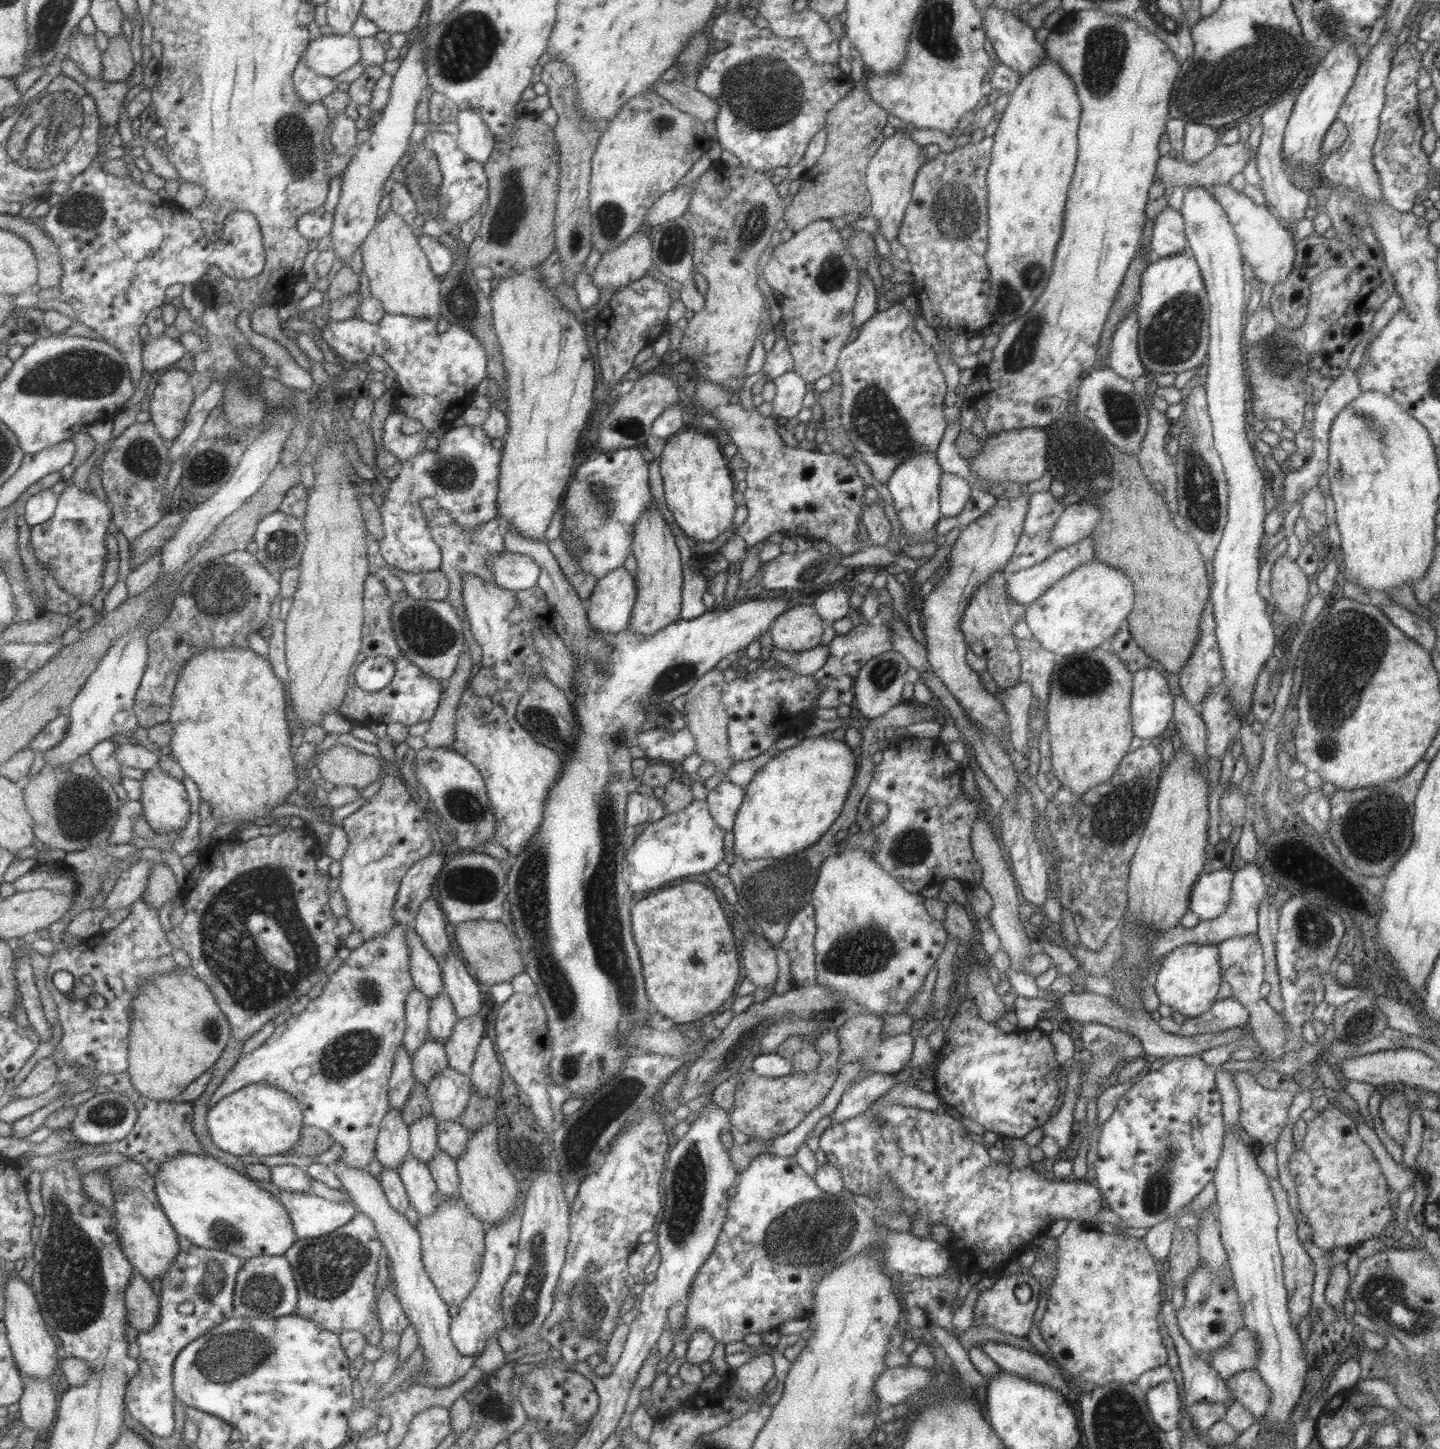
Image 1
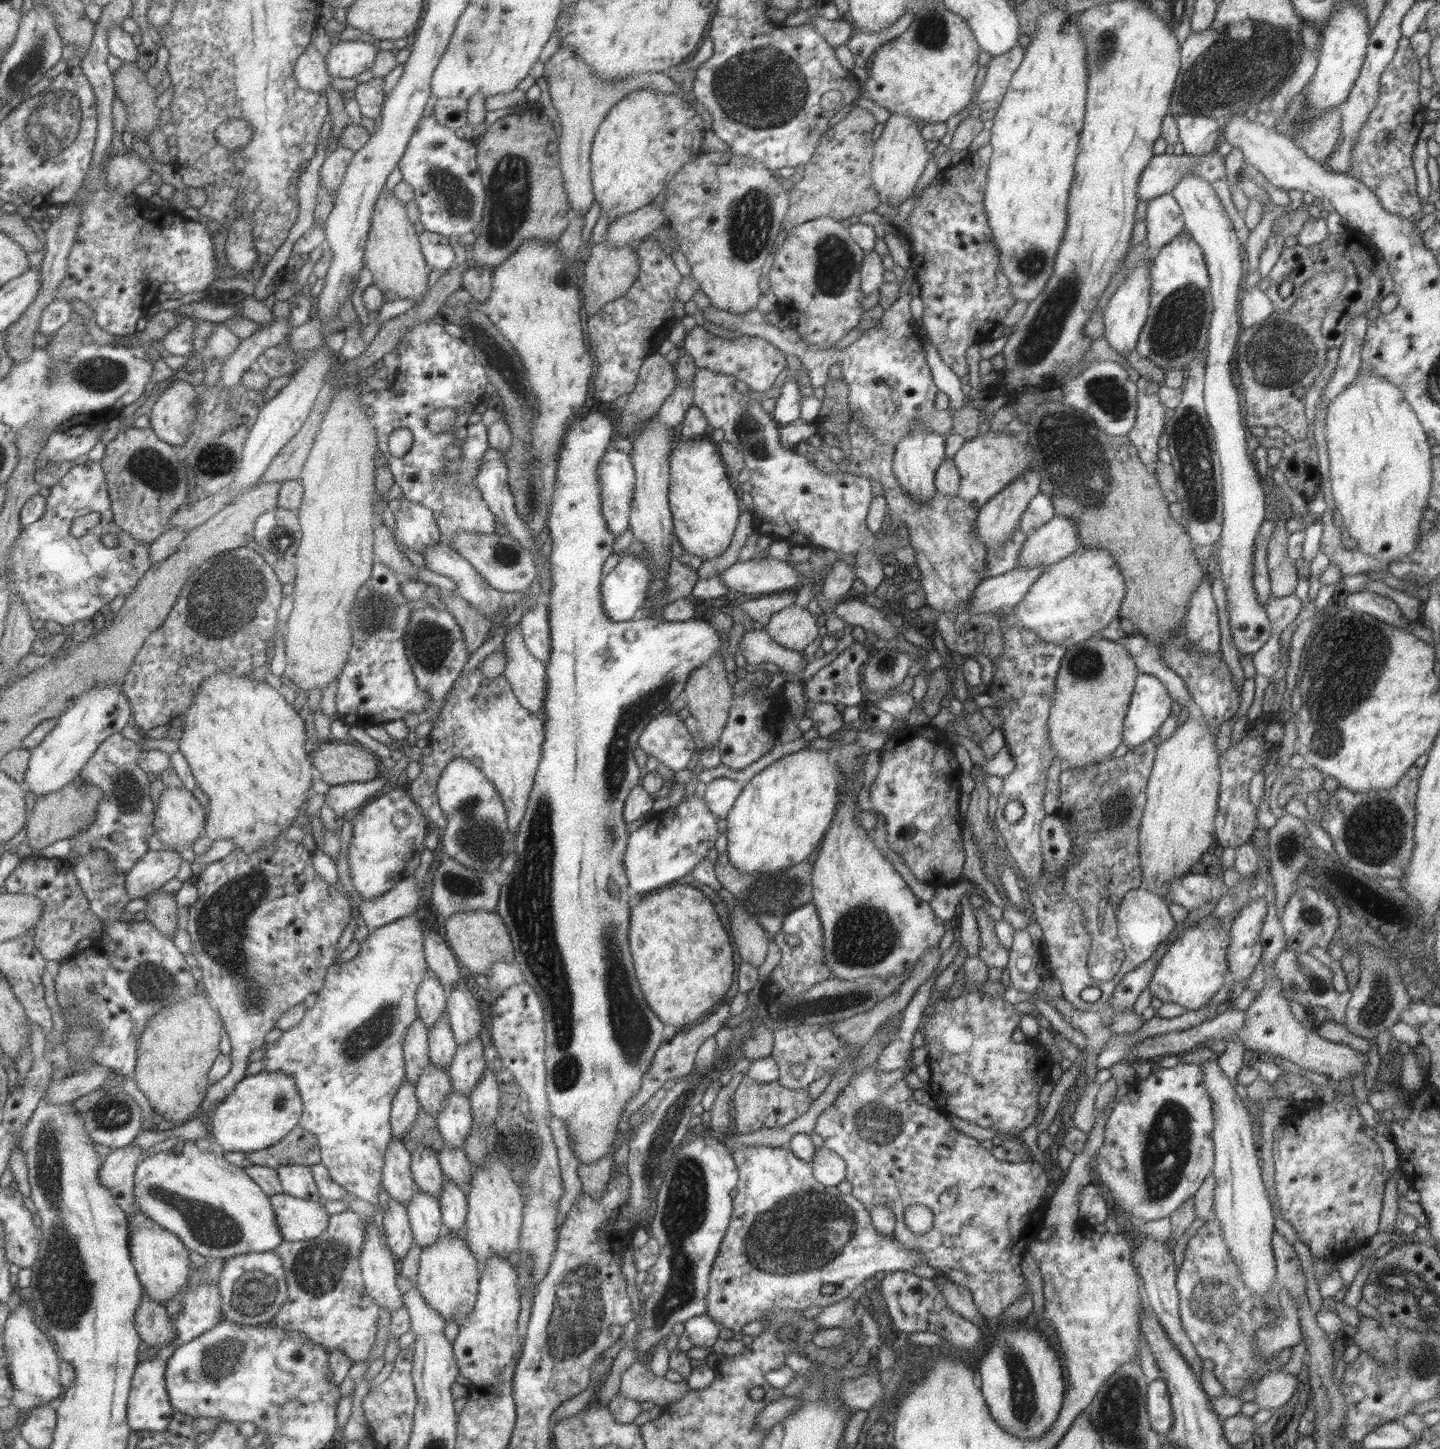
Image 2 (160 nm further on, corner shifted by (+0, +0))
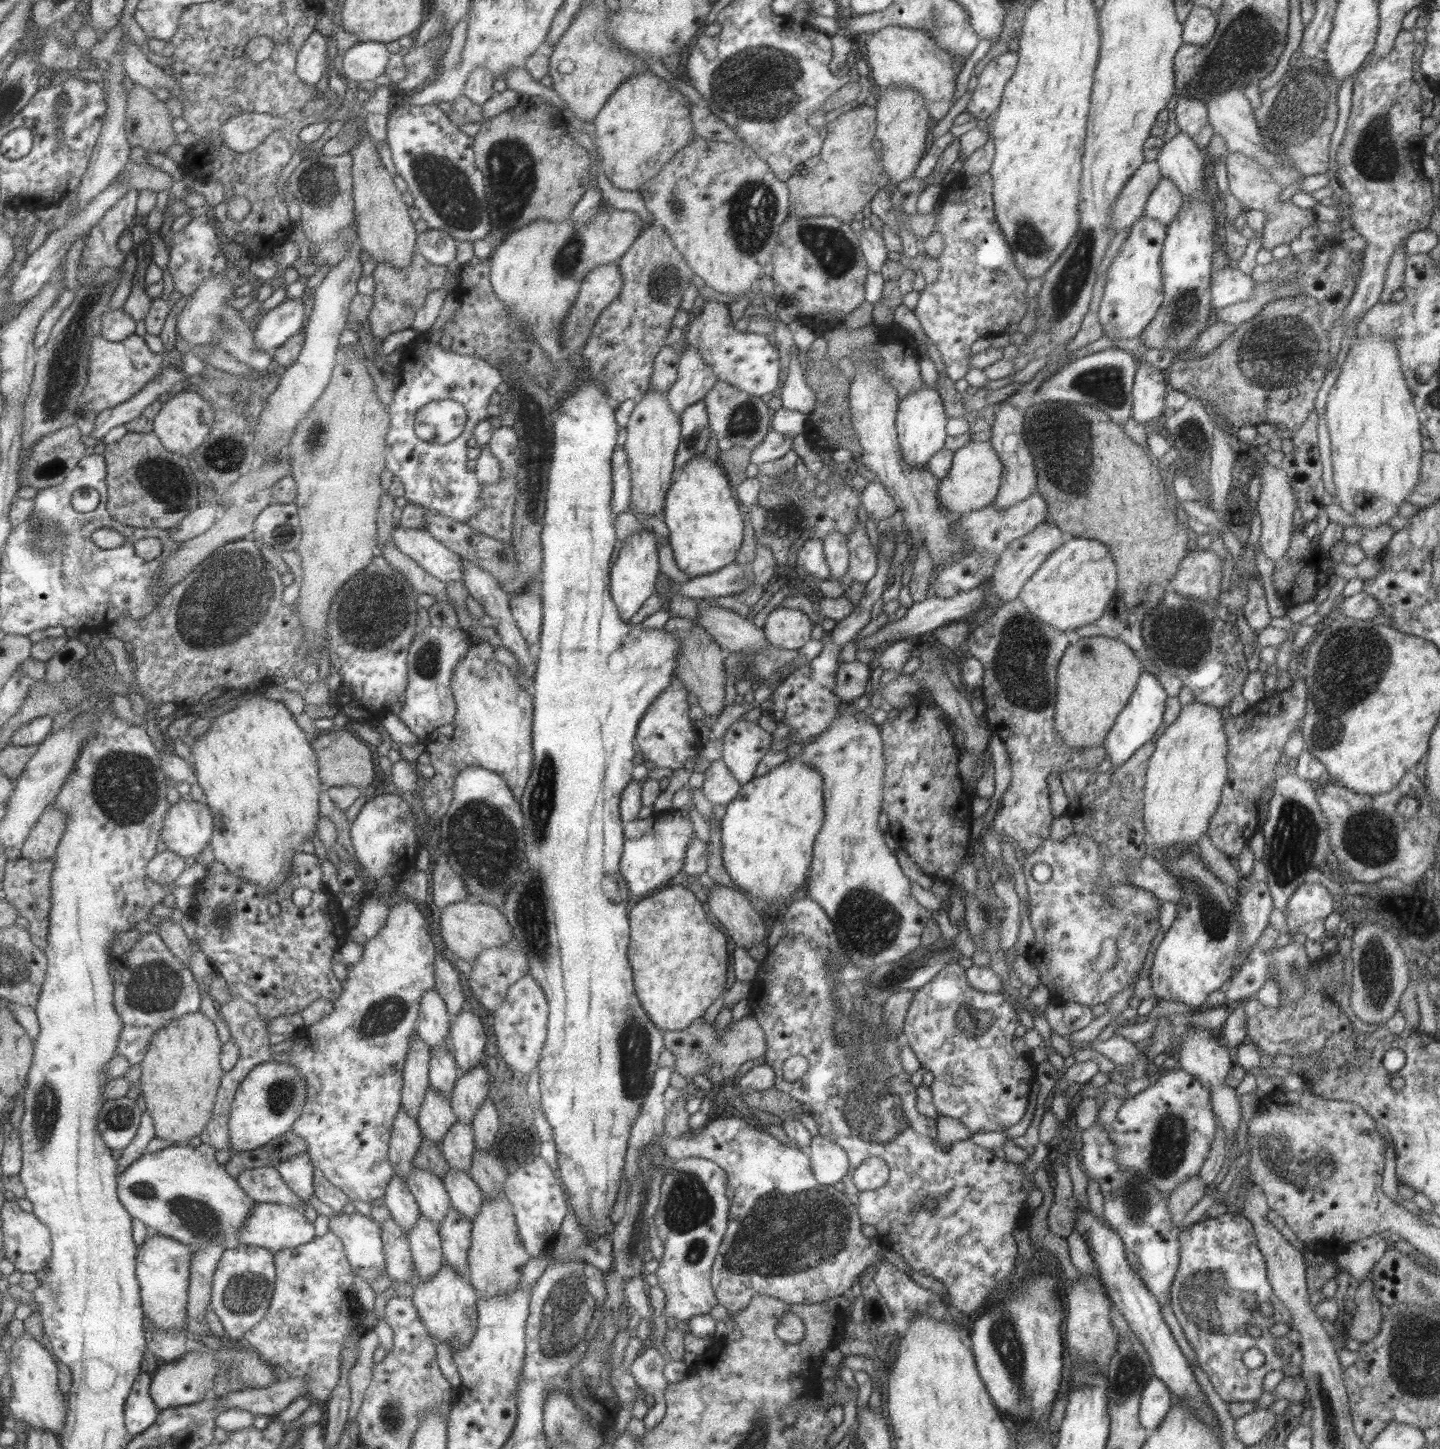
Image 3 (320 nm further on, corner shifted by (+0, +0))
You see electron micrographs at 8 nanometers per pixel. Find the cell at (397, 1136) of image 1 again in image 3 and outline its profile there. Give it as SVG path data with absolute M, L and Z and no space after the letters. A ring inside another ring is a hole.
M393 1174L382 1198L395 1225L403 1233L411 1232L419 1217L419 1206L414 1201L414 1196L407 1190L405 1180Z

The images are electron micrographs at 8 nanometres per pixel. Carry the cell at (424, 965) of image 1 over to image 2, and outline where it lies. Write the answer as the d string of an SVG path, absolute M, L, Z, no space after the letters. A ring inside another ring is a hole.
M431 974L424 976L416 990L416 1009L425 1028L431 1028L445 1013L446 999L442 984Z

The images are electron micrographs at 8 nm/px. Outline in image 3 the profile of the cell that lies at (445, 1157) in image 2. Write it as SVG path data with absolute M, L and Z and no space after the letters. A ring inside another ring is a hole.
M453 1167L442 1178L442 1183L450 1200L450 1208L470 1222L473 1221L484 1201L479 1187L467 1173Z

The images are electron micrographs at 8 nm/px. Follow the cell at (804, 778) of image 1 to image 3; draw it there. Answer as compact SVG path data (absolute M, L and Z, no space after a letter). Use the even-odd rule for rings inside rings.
M794 758L740 785L733 800L725 805L726 811L719 824L722 865L739 890L768 905L769 914L779 915L779 904L794 900L805 887L812 861L812 844L823 820L822 790L822 776L813 767Z

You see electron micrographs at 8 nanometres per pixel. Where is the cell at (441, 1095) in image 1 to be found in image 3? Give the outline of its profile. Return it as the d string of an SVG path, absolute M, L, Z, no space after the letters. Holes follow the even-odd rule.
M456 1121L439 1144L445 1163L450 1168L467 1173L475 1150L471 1124Z

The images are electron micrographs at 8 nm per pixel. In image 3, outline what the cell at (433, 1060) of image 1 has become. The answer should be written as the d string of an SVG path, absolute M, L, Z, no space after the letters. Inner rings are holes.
M427 1088L416 1122L423 1139L437 1144L443 1141L449 1128L456 1122L450 1106L450 1096L439 1095Z

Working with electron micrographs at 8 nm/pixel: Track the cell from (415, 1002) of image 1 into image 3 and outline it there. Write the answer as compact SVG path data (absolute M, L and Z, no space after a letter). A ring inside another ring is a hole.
M415 1035L409 1043L402 1068L402 1088L400 1091L400 1108L416 1119L423 1096L428 1088L428 1062L431 1056L430 1046Z

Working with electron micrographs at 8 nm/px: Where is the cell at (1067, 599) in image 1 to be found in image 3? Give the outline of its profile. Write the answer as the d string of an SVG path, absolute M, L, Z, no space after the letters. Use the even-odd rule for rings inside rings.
M1067 537L1047 558L1036 568L1036 571L1025 581L1019 592L1021 604L1029 614L1041 620L1051 628L1064 632L1075 630L1095 622L1105 612L1107 602L1115 597L1116 564L1108 548L1095 539L1085 537Z

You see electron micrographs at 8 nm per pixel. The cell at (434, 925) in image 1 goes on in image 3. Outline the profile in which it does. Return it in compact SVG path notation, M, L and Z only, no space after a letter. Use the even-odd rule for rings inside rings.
M434 955L434 991L443 999L450 1016L450 1024L453 1024L454 1018L466 1008L466 1001L459 985L462 975L449 963L447 955Z

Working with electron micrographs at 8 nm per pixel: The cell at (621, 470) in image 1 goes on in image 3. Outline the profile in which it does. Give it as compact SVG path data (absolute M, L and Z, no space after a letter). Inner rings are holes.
M615 446L610 458L612 474L612 497L610 507L613 516L630 506L630 466L623 446Z

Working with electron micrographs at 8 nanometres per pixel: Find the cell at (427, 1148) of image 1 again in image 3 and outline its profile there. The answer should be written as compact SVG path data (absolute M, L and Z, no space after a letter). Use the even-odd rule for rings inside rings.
M414 1168L406 1179L406 1187L419 1206L421 1217L435 1223L439 1228L450 1208L450 1200L442 1179L433 1176L428 1170Z

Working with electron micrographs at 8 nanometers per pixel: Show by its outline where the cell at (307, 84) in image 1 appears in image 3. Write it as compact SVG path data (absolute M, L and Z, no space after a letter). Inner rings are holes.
M314 30L297 53L295 72L305 84L315 85L321 73L327 70L326 40L327 36Z

